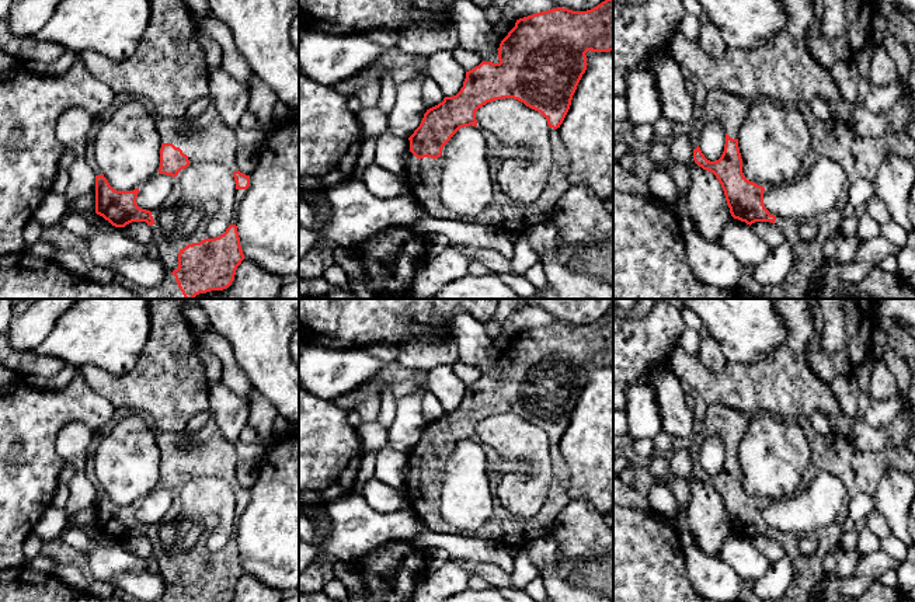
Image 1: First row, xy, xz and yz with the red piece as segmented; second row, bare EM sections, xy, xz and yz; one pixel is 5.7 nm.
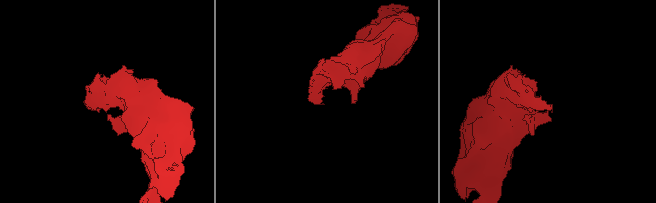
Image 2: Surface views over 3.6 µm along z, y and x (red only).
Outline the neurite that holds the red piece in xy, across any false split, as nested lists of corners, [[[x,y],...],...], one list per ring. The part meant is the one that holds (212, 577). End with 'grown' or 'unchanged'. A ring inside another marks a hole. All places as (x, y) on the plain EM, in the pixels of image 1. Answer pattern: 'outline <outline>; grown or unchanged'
outline [[[236,532],[223,549],[209,553],[201,537],[187,554],[177,553],[161,564],[160,577],[166,591],[156,602],[229,602],[234,595],[236,584],[244,574]]]; grown

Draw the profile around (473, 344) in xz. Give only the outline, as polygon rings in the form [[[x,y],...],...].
[[[459,312],[452,321],[452,337],[459,351],[458,361],[479,368],[484,376],[500,377],[501,355],[491,351],[493,338],[487,335],[481,321]]]

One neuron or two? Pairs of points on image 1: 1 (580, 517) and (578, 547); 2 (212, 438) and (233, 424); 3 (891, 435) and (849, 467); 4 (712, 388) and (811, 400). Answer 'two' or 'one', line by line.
1: one
2: two
3: two
4: one

